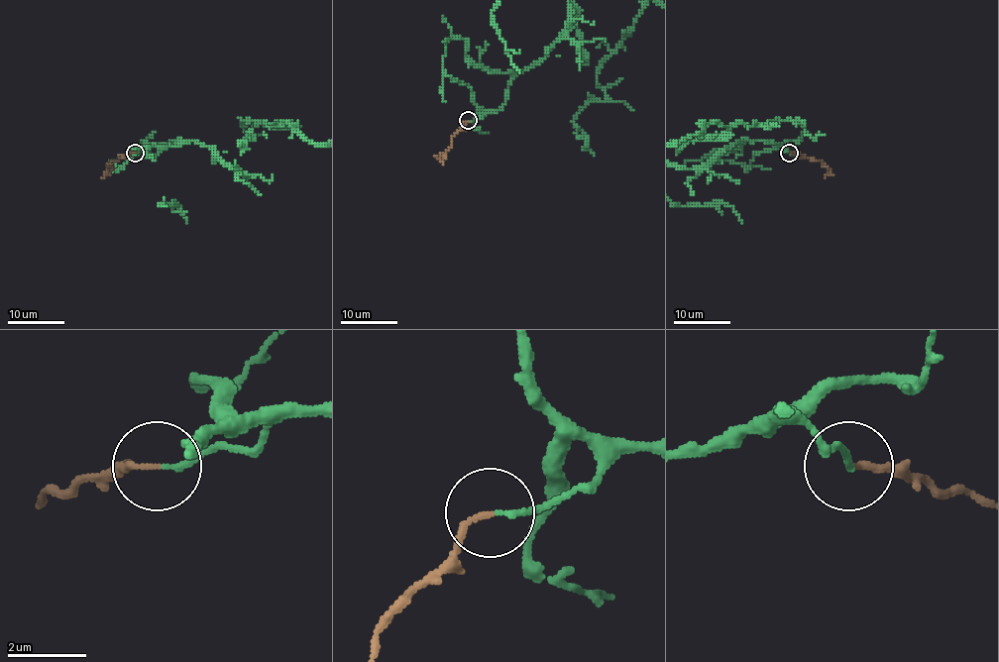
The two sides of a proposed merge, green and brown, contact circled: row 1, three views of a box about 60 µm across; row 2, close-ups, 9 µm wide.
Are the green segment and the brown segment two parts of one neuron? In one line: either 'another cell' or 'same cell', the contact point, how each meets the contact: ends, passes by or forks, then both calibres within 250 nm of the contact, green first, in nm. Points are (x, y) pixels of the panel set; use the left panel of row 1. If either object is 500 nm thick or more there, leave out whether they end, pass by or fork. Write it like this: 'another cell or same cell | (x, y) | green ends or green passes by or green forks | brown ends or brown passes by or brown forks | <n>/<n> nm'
same cell | (135, 153) | green ends | brown ends | 130/150 nm

